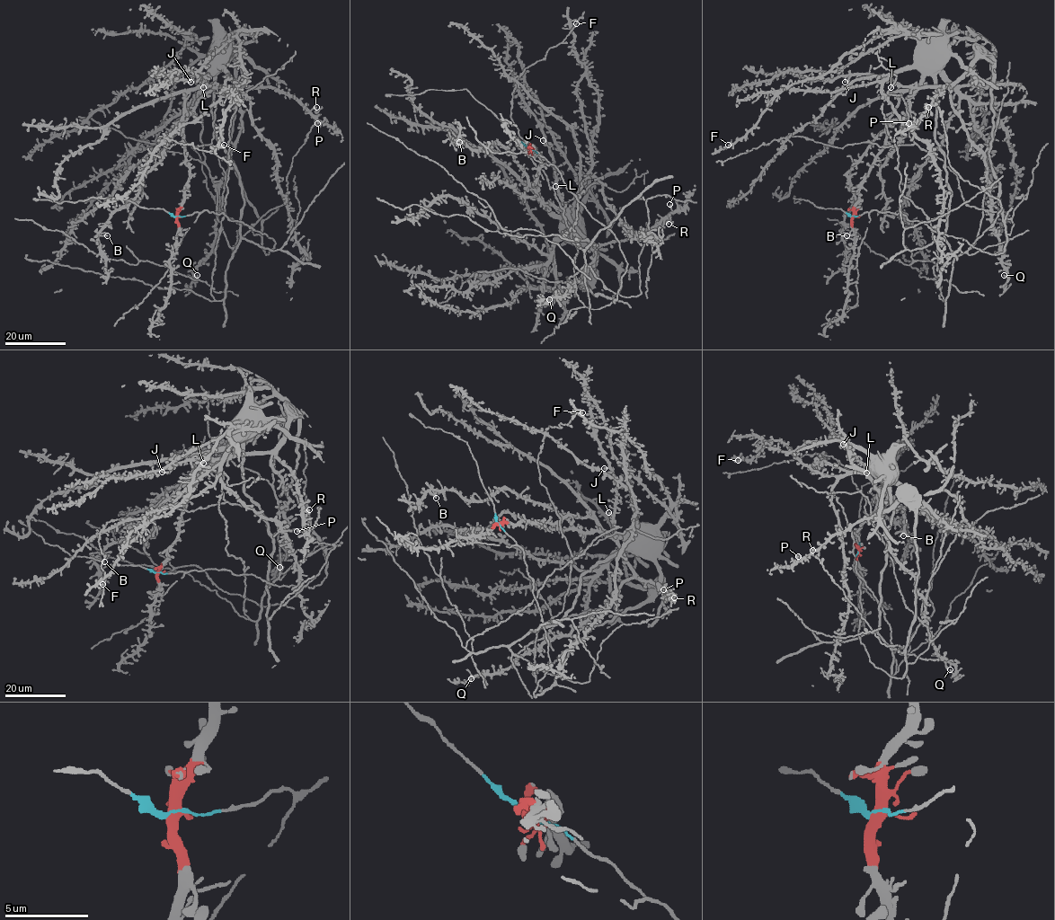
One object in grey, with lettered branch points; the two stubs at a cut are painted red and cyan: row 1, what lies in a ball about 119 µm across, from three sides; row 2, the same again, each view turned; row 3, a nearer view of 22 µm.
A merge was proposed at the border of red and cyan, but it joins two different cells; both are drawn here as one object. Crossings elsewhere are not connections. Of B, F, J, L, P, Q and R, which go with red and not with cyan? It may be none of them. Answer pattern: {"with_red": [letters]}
{"with_red": ["F"]}

